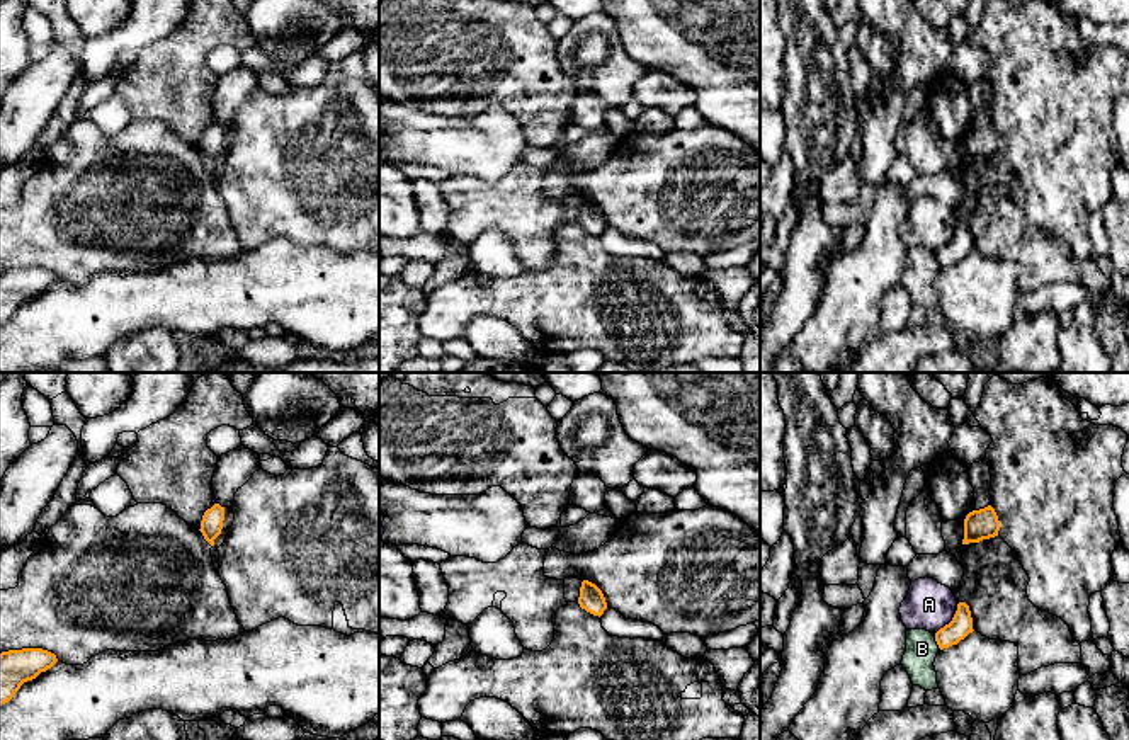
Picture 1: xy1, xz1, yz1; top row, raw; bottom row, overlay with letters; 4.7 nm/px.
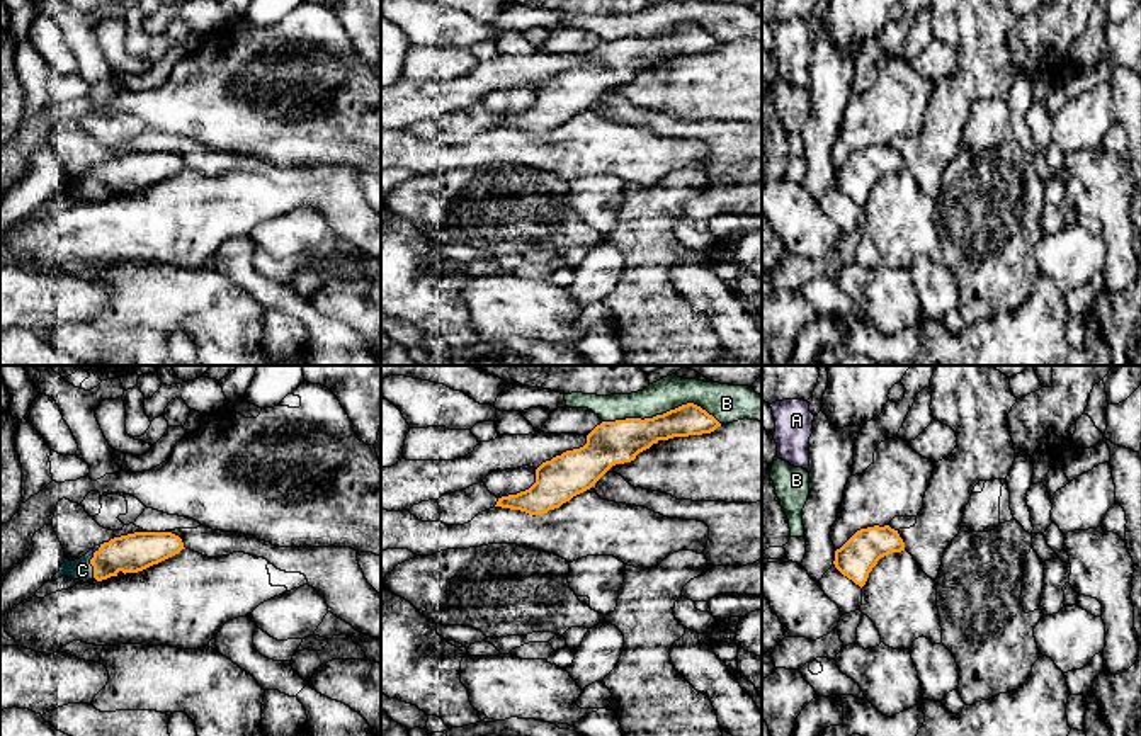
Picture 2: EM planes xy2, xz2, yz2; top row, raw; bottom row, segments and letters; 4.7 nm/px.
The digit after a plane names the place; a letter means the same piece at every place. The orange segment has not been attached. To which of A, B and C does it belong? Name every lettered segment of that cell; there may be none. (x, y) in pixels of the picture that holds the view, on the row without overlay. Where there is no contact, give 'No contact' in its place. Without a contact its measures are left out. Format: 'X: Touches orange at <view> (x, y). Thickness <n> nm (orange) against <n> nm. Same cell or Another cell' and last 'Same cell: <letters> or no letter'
A: Touches orange at yz1 (953, 239). Thickness 110 nm (orange) against 220 nm. Another cell
B: Touches orange at xz2 (662, 34). Thickness 200 nm (orange) against 150 nm. Another cell
C: Touches orange at xy2 (90, 182). Thickness 180 nm (orange) against 100 nm. Same cell
Same cell: C

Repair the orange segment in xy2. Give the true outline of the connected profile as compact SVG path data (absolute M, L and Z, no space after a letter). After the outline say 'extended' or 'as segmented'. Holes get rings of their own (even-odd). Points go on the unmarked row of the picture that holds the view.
M134 151L100 163L90 184L94 197L102 201L117 195L119 190L124 194L143 190L182 168L185 168L182 158L172 151Z; as segmented

